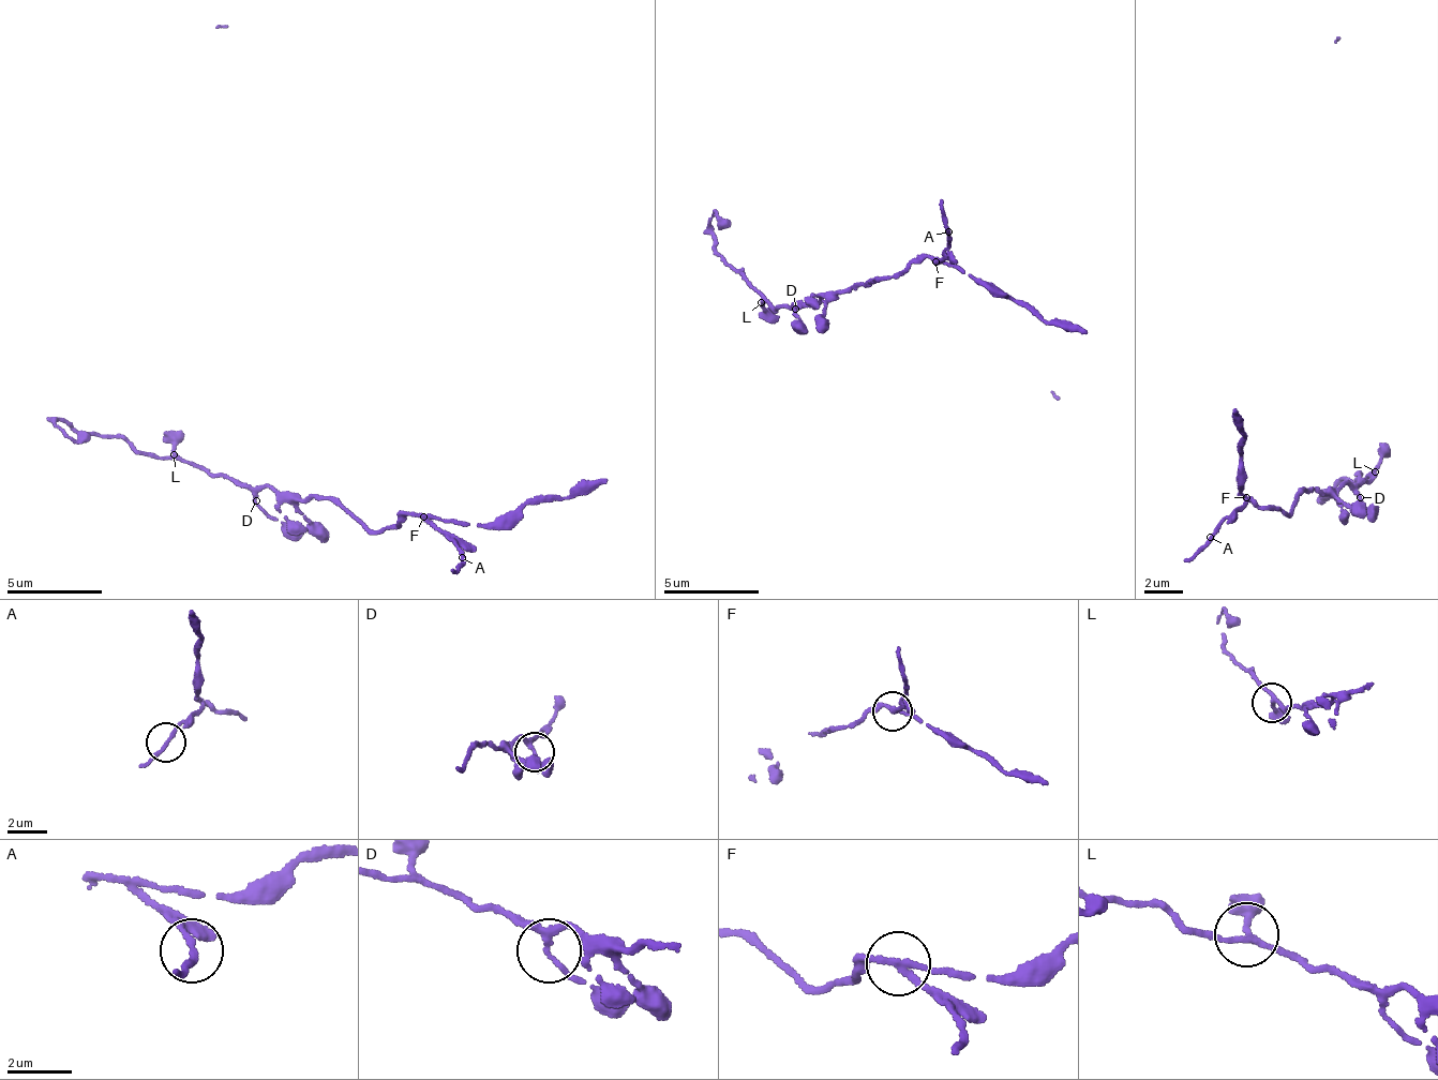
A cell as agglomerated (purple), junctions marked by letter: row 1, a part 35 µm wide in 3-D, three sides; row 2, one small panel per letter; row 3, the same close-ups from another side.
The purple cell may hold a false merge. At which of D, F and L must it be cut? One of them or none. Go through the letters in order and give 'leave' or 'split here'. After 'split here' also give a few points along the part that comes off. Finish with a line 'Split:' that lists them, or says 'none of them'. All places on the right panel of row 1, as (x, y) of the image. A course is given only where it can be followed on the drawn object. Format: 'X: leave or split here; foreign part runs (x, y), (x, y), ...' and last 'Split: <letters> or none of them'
D: leave
F: split here; foreign part runs (1247, 498), (1184, 564)
L: leave
Split: F

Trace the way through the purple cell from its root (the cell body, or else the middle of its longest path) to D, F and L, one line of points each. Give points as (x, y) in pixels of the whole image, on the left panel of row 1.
D: (216, 476), (228, 474), (256, 496), (256, 500)
F: (216, 476), (228, 474), (269, 488), (281, 498), (333, 497), (370, 530), (398, 525), (406, 513), (423, 519)
L: (216, 476), (184, 464), (174, 454)

